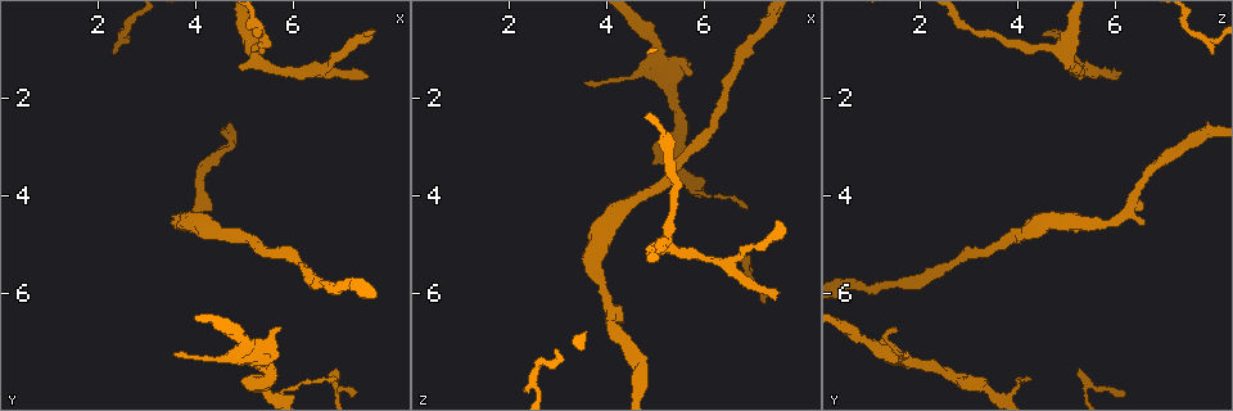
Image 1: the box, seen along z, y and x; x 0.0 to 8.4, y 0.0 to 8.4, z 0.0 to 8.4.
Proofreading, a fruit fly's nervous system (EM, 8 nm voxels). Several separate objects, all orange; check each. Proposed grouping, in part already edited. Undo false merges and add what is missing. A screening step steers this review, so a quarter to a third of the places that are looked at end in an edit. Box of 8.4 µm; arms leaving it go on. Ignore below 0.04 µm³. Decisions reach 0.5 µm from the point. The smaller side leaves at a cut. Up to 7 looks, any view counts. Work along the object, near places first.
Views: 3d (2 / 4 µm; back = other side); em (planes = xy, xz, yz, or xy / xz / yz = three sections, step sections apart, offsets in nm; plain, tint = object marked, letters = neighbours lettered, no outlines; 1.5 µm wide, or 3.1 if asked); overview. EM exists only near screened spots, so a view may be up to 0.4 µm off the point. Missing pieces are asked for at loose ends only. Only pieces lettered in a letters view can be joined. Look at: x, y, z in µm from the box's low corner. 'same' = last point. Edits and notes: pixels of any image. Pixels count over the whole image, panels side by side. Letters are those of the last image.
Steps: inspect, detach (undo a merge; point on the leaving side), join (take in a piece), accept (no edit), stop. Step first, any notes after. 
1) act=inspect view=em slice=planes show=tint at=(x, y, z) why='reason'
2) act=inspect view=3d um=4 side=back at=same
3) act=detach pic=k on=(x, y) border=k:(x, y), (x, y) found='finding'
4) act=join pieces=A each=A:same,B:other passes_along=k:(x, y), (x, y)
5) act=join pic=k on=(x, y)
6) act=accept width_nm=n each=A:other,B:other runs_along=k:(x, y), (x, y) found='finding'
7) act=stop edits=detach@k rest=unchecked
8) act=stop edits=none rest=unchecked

act=inspect view=3d um=2 at=(6.25, 5.40, 2.55)

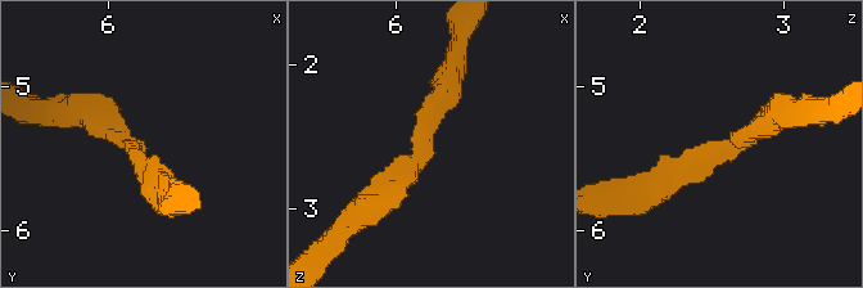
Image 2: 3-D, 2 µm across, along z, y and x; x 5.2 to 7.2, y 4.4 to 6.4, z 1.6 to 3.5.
act=inspect view=em slice=yz step=8 show=tint at=(6.22, 5.44, 2.56) why='now the EM'

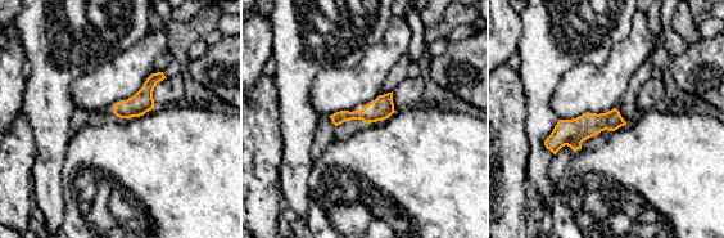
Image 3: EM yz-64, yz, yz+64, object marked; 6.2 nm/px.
act=inspect view=em slice=planes show=letters at=same

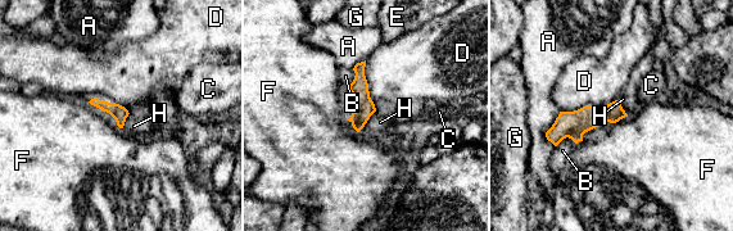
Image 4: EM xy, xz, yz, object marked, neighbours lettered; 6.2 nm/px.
act=accept width_nm=100 each=A:other,B:other,C:other,D:other,E:other,F:other,G:other,H:other runs_along=4:(621, 113), (591, 116), (550, 136) found='continuous, no second neuron'

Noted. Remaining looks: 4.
act=inspect view=3d um=4 at=(5.75, 6.75, 1.50) why='free end'

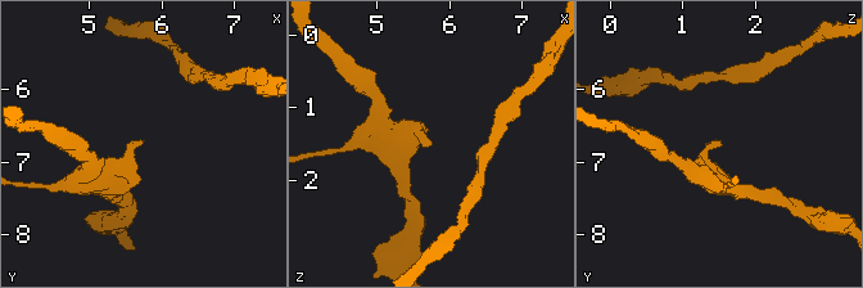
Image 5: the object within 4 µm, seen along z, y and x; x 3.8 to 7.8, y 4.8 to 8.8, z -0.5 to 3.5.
act=inspect view=em slice=xy step=8 show=tint at=(5.70, 6.70, 1.55) why='need the tissue'

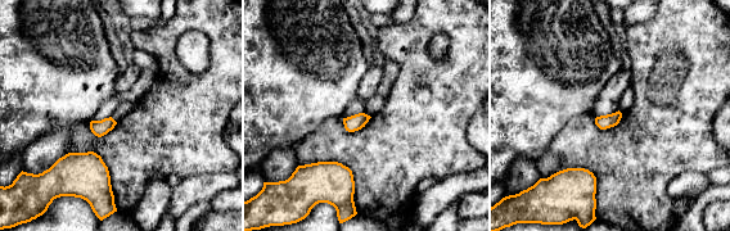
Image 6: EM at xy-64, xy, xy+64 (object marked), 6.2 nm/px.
act=inspect view=em slice=planes show=letters at=same why='cut it another way'

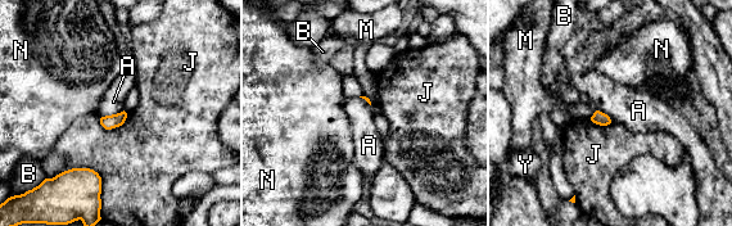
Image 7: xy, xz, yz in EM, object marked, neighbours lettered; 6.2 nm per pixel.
act=accept each=A:other,B:other,J:other,M:other,N:other,Y:other border=7:(123, 109), (100, 118) found='no lettered piece goes on from it'

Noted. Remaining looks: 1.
act=stop edits=none rest=unchecked

